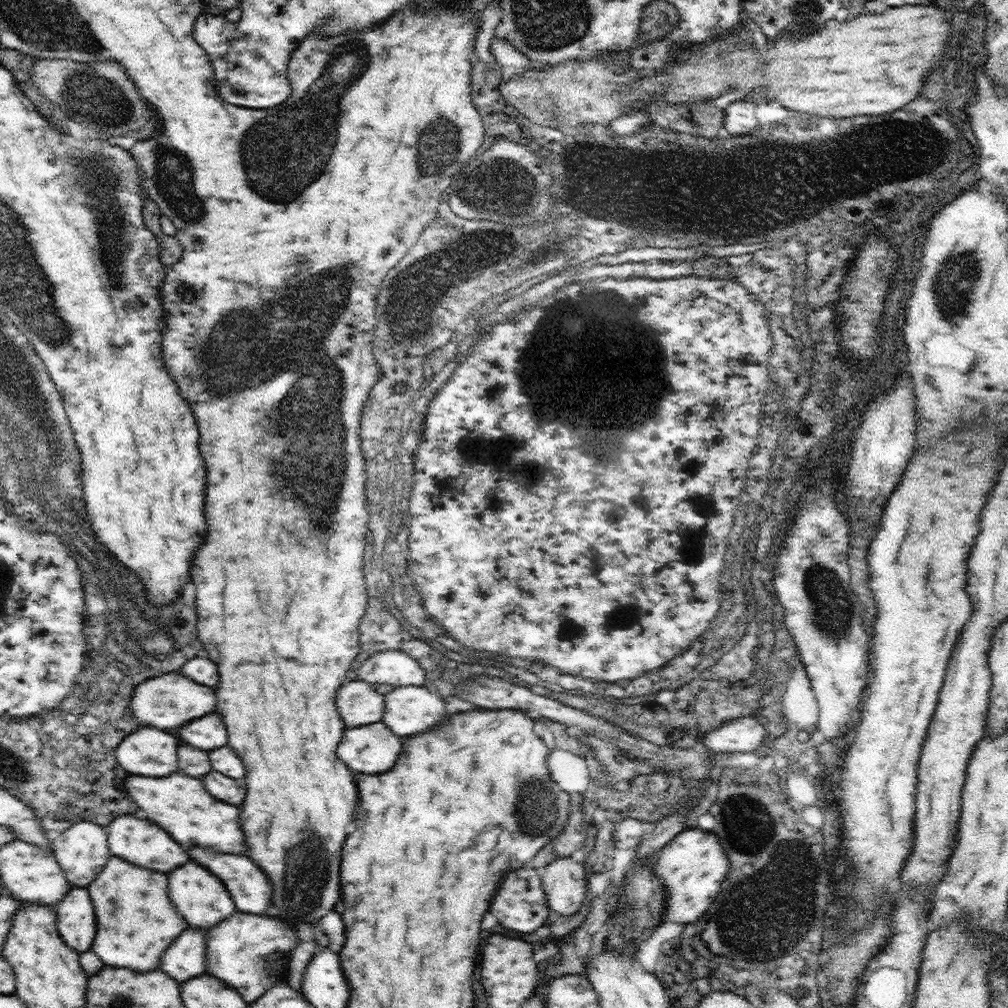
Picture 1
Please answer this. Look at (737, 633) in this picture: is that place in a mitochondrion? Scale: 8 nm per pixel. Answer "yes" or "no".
yes

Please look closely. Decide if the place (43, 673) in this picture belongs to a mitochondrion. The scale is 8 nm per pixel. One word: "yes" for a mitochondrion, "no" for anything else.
no

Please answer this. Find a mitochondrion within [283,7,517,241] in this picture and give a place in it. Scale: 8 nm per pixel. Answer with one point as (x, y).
(438, 150)

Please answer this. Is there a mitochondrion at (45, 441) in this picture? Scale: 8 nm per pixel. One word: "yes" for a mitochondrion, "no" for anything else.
yes

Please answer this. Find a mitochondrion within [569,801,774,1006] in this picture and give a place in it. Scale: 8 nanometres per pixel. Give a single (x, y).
(631, 914)

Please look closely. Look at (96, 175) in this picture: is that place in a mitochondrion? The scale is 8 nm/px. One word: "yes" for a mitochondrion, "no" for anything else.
yes

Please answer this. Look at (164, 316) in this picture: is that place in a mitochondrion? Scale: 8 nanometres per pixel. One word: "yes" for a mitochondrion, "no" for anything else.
no

